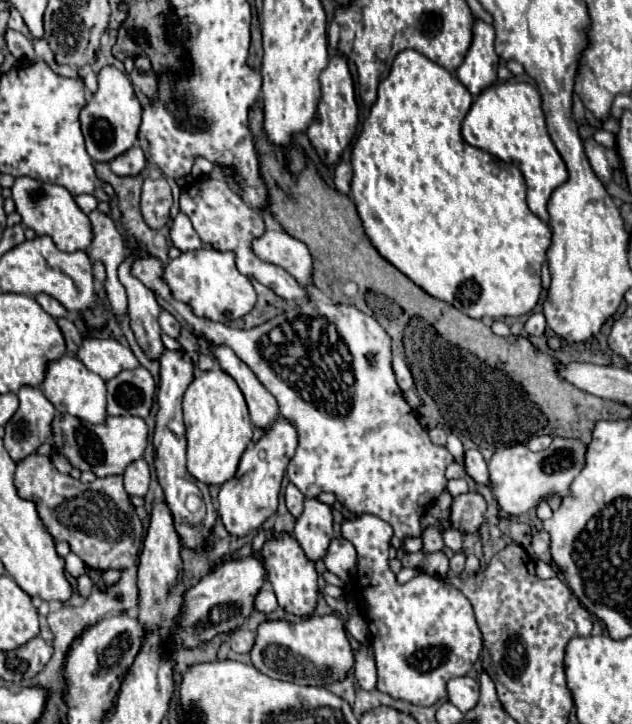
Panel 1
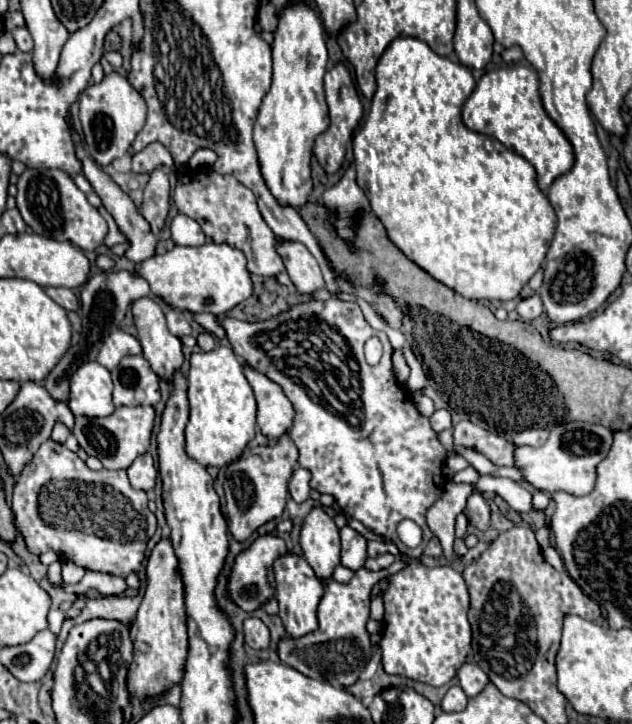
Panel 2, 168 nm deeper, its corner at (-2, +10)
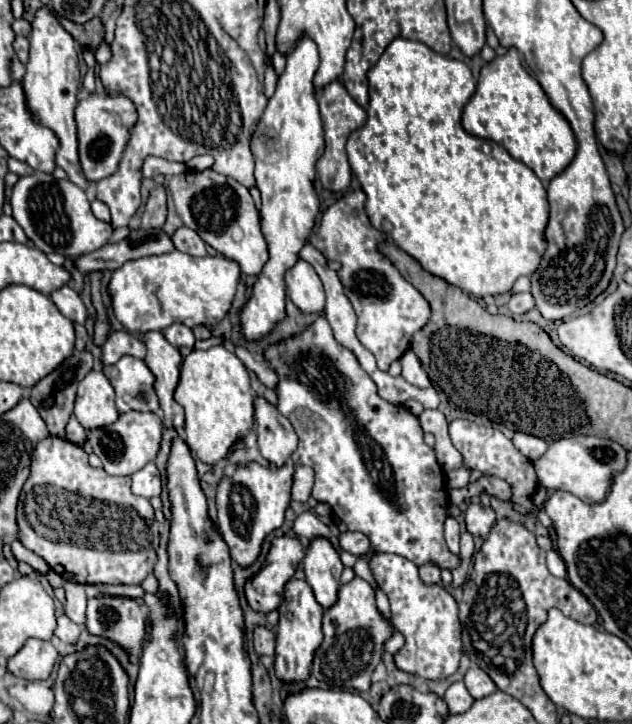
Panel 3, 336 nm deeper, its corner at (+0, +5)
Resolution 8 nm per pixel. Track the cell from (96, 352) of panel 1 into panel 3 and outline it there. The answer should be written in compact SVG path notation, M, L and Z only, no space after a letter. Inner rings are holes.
M113 331L109 333L105 345L103 345L103 353L101 353L101 361L103 365L113 365L117 363L123 355L133 355L137 359L145 357L145 345L139 337L127 333L127 331Z

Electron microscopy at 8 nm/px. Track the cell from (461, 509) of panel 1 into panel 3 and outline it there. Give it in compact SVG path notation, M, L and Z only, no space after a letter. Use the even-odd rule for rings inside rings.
M471 503L465 511L465 525L473 537L487 537L495 523L495 511L481 503Z

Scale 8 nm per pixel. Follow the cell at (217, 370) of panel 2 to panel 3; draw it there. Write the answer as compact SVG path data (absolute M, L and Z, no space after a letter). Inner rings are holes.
M223 345L205 351L193 349L183 359L175 401L185 409L187 443L203 463L223 461L229 455L229 447L253 429L253 393L245 365Z

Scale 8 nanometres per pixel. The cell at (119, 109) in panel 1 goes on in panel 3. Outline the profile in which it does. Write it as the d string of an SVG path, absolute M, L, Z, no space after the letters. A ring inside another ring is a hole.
M93 93L87 99L79 101L79 105L75 109L77 137L79 137L79 161L81 161L83 175L89 183L107 179L117 171L121 153L129 139L129 129L135 123L135 119L137 119L135 107L123 95Z

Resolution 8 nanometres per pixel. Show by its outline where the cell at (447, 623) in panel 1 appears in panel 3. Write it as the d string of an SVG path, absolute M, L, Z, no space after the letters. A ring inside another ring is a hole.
M374 554L369 561L373 577L389 597L395 629L407 639L403 649L395 655L395 665L407 673L433 681L453 675L459 669L461 659L461 625L457 617L457 601L441 585L425 585L419 579L415 563L395 554Z

